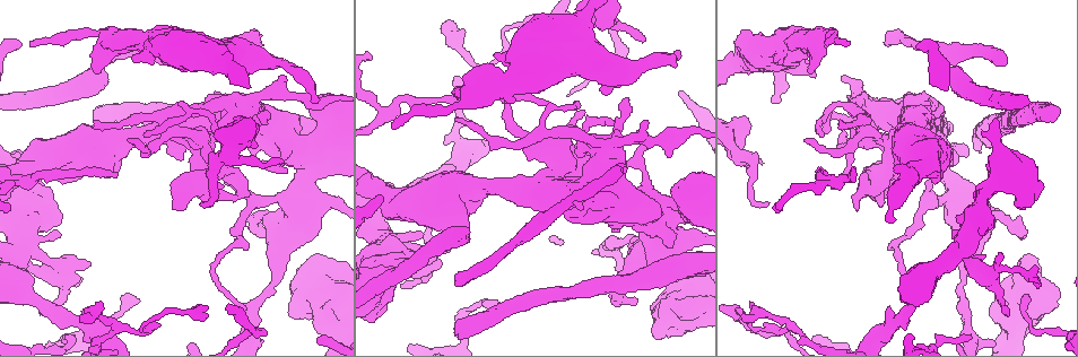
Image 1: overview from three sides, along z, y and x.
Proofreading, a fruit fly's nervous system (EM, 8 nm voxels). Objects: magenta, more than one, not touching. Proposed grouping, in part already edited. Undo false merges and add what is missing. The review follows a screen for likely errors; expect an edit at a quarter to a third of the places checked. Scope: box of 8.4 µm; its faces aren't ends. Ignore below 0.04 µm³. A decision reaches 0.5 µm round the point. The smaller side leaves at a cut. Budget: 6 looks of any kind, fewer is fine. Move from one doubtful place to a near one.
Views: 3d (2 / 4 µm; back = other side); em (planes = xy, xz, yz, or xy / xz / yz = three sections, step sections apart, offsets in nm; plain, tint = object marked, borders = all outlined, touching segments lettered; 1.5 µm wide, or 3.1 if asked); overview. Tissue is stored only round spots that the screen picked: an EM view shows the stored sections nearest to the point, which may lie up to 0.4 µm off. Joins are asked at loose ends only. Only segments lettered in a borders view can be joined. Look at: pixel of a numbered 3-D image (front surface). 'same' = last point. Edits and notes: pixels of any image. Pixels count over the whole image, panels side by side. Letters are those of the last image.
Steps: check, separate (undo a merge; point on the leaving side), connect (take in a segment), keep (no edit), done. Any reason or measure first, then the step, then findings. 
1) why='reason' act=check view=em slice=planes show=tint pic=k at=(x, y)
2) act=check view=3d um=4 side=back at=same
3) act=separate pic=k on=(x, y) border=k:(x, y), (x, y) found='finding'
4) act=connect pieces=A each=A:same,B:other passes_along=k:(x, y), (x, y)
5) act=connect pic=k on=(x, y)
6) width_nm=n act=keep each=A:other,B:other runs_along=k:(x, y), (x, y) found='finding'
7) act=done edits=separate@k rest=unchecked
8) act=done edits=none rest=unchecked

why='an open end' act=check view=3d um=2 side=back pic=1 at=(394, 126)

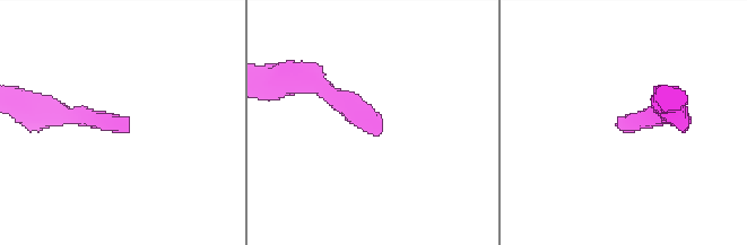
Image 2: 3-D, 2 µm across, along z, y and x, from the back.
why='shape alone is not enough' act=check view=em slice=xy step=4 show=tint pic=2 at=(378, 132)

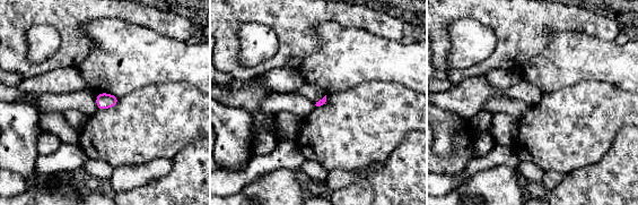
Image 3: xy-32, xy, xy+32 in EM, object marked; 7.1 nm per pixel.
act=check view=em slice=xz step=8 show=borders at=same

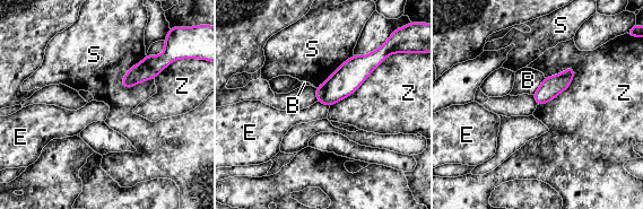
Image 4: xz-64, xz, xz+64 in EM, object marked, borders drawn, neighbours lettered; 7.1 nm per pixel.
act=keep each=B:other,E:other,S:other,Z:other border=4:(318, 101), (329, 106) found='no lettered segment goes on from it'

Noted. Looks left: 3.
act=check view=em slice=xz step=4 show=borders pic=1 at=(97, 115)

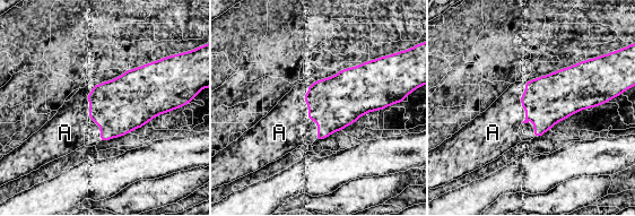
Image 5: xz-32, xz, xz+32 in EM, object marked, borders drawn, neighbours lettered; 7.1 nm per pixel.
width_nm=360 act=connect pieces=A each=A:same found='it goes on there'

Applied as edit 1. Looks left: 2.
act=done edits=connect@5 rest=unchecked

